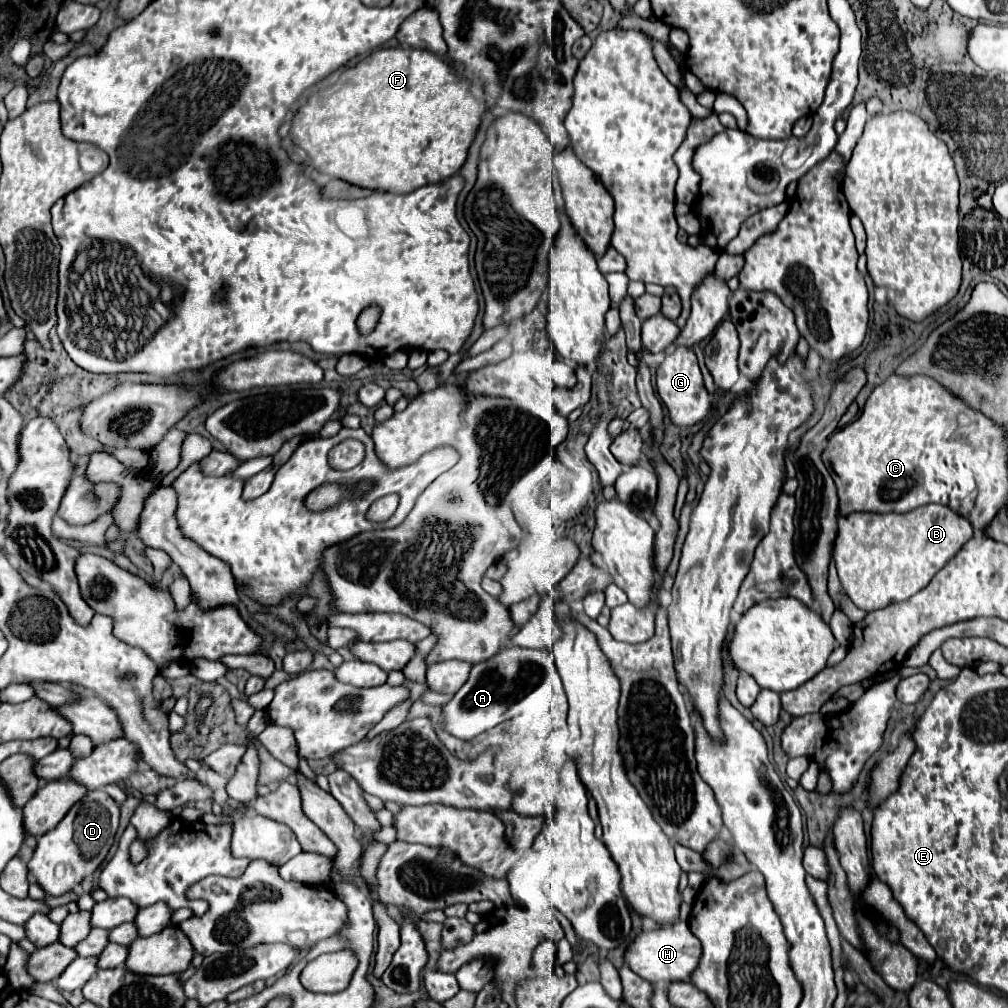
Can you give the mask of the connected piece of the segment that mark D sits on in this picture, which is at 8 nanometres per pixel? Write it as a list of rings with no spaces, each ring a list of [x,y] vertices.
[[[91,791],[79,803],[75,803],[63,821],[39,837],[37,849],[27,863],[29,873],[37,879],[39,887],[51,895],[59,897],[71,893],[73,887],[81,885],[81,881],[93,875],[103,859],[107,857],[115,833],[119,827],[119,803],[113,801],[105,791]]]

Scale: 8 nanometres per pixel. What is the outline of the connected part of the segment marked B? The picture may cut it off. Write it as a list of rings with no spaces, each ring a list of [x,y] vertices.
[[[921,505],[919,509],[907,513],[869,513],[855,511],[839,517],[839,535],[835,541],[835,563],[841,585],[849,599],[865,611],[883,609],[889,603],[905,601],[919,593],[935,577],[939,569],[971,539],[971,523],[945,505]]]

